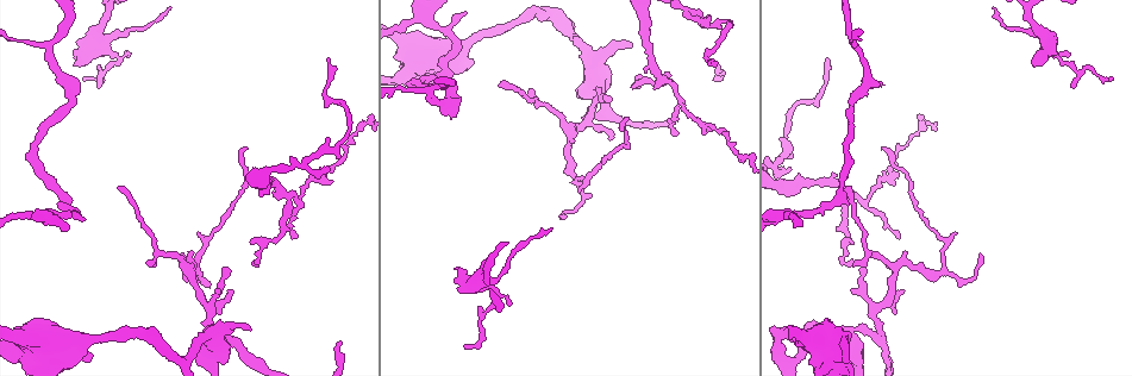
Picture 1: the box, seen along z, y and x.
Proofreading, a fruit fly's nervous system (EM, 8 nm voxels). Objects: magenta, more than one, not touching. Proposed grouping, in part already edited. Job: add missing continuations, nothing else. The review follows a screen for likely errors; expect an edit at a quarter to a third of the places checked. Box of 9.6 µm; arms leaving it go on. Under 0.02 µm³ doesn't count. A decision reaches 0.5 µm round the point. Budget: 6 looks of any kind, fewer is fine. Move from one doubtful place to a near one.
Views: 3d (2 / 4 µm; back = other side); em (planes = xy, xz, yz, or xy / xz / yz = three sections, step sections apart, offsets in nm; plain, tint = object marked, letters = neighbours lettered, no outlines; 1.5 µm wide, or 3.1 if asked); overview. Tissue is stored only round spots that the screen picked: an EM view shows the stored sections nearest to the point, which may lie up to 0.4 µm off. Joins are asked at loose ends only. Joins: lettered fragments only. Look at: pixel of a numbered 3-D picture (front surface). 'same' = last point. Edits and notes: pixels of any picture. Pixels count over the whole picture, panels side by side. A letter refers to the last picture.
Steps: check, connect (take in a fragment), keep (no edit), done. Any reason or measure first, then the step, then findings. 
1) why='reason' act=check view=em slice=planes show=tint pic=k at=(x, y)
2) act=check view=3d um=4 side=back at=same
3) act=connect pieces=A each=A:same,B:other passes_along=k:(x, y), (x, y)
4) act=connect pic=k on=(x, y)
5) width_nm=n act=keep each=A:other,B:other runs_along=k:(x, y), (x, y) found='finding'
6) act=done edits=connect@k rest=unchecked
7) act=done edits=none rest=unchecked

act=check view=em slice=xy step=4 show=tint pic=1 at=(455, 269)

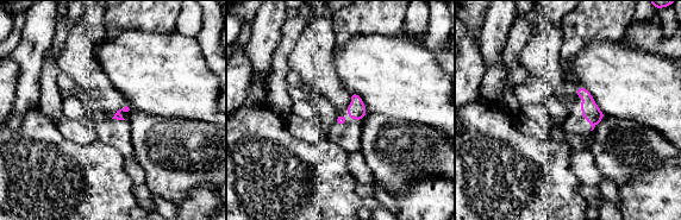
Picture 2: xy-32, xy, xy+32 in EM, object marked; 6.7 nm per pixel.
act=check view=em slice=yz step=8 show=letters at=same

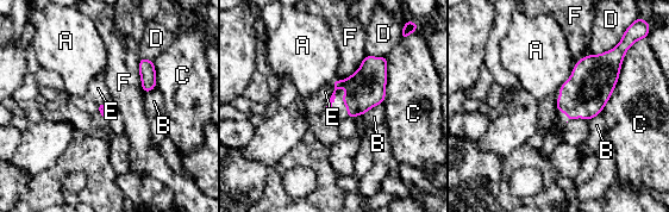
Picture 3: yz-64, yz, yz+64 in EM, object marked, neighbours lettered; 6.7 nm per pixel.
act=keep each=A:other,B:other,C:other,D:other,E:other,F:other found='none of them fits'

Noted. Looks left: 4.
why='thin end' act=check view=3d um=4 pic=1 at=(464, 344)

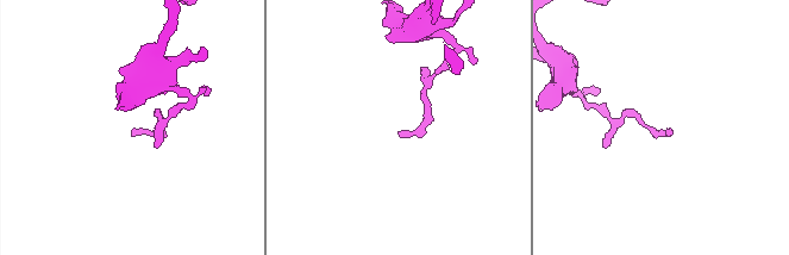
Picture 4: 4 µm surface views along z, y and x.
why='now the EM' act=check view=em slice=yz step=8 show=letters pic=4 at=(666, 129)

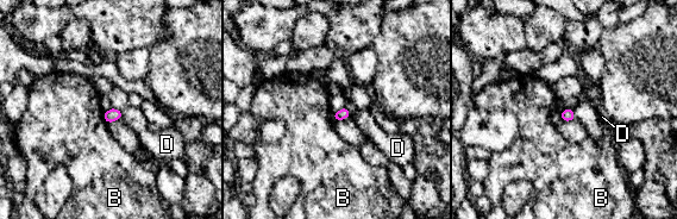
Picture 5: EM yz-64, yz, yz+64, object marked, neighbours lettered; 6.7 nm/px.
width_nm=80 act=keep each=B:other,D:other border=5:(102, 113), (102, 118), (107, 123) found='none of them fits'

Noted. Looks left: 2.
why='branch stops here' act=check view=em slice=planes show=tint pic=1 at=(566, 214)

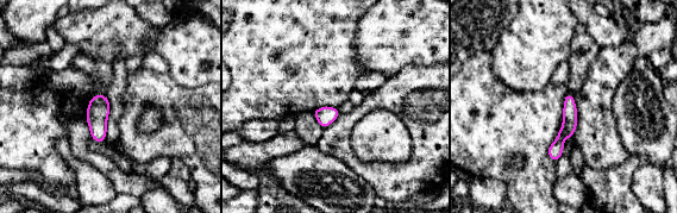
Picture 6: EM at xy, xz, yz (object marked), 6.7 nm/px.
why='what lies round it' act=check view=em slice=planes show=letters at=same

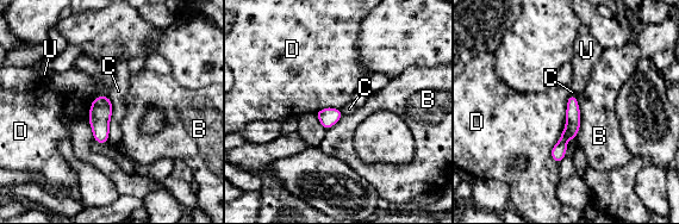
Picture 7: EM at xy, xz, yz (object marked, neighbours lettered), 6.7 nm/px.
act=keep each=B:other,C:other,D:other,U:other found='none of them fits'

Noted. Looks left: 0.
act=done edits=none rest=unchecked

